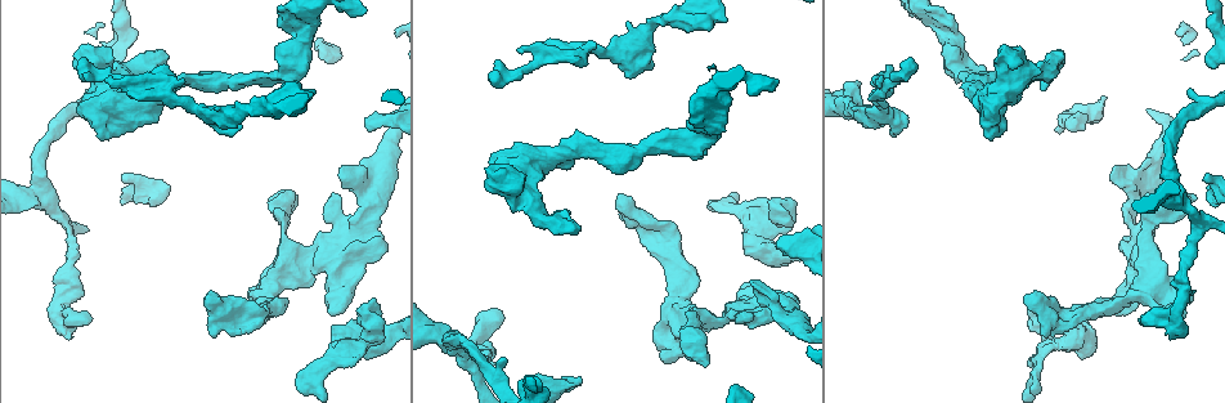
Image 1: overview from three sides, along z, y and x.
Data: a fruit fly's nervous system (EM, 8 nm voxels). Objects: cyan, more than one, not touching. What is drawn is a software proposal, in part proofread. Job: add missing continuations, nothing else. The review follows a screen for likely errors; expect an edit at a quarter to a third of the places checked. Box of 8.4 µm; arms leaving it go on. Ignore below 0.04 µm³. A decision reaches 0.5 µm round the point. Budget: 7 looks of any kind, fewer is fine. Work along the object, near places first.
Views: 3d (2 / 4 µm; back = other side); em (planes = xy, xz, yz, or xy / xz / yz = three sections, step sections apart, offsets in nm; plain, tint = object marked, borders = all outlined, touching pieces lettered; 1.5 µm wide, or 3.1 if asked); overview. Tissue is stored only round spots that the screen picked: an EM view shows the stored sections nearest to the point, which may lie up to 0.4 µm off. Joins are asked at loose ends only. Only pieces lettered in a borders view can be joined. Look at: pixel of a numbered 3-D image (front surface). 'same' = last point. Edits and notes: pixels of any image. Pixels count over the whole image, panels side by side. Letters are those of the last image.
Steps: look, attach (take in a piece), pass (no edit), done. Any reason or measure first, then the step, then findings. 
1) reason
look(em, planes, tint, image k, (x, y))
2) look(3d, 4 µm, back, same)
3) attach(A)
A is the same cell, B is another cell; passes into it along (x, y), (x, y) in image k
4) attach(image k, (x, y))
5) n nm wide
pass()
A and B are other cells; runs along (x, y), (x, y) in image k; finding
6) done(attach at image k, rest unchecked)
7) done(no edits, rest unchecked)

branch stops here
look(em, xz, step 8, borders, image 1, (340, 170))

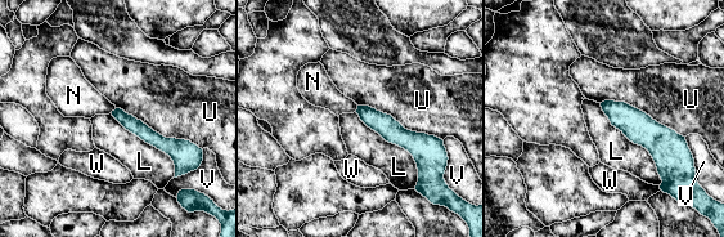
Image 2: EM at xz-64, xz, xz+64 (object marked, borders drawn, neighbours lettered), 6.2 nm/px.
pass()
L, N, U, V and W are other cells; no lettered piece goes on from it

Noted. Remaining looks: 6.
thick end
look(3d, 2 µm, image 1, (487, 170))

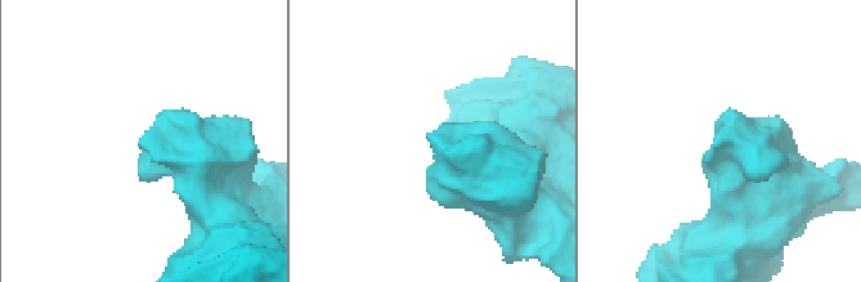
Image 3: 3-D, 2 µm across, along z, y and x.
look(em, planes, borders, image 3, (715, 145))

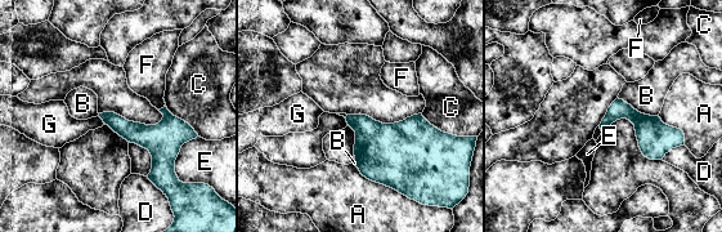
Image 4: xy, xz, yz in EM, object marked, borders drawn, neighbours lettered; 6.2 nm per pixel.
pass()
A, B, C, D, E, F and G are other cells; border along (98, 115), (104, 123) in image 4; no lettered piece goes on from it

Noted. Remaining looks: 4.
look(3d, 2 µm, back, image 1, (494, 81))

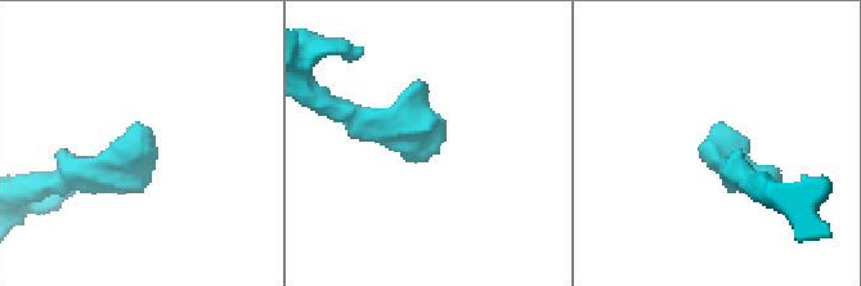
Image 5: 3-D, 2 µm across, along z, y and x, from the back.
shape alone is not enough
look(em, planes, borders, image 5, (715, 125))

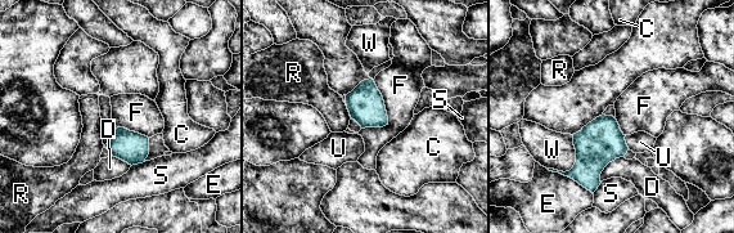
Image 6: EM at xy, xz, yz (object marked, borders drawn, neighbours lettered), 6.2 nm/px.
attach(U)
U is the same cell, C, D, E, F, R, S and W are other cells; passes into it along (600, 142), (625, 142), (640, 142) in image 6; it goes on there

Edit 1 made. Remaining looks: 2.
done(attach at image 6, rest unchecked)

